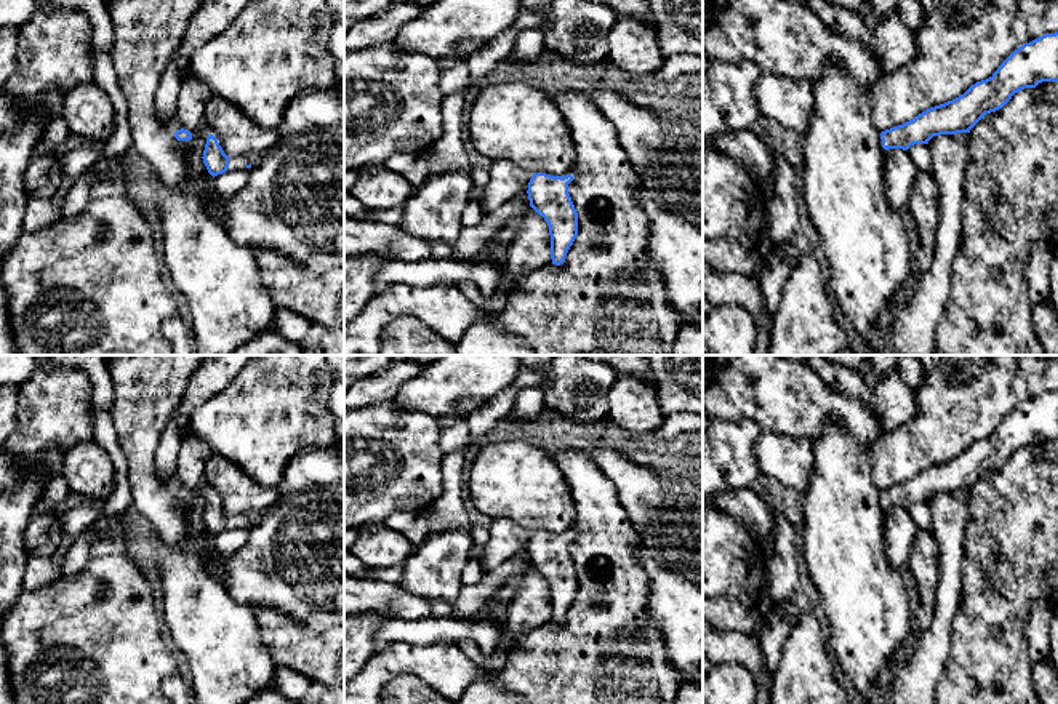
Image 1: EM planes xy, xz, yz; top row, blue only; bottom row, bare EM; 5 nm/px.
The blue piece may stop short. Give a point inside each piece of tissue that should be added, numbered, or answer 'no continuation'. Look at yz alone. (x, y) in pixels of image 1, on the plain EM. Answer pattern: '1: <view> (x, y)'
no continuation

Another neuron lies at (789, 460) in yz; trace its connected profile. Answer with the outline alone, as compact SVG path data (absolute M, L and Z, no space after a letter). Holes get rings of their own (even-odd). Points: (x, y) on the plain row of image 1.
M762 430L752 451L763 475L799 493L808 488L815 464L812 438Z

